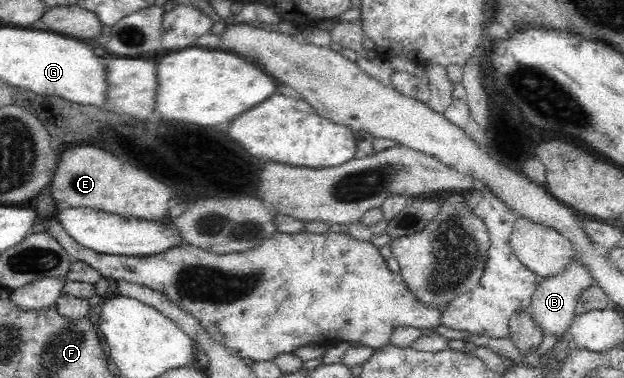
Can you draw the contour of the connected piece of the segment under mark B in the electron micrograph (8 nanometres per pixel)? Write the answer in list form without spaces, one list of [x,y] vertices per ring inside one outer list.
[[[574,260],[570,264],[570,269],[564,275],[539,280],[538,288],[531,296],[531,305],[528,311],[535,325],[544,334],[542,342],[536,350],[536,353],[541,358],[545,358],[544,354],[552,349],[557,339],[562,338],[566,334],[576,315],[576,306],[578,306],[580,296],[593,283],[593,278],[590,277],[590,273],[577,260]]]

